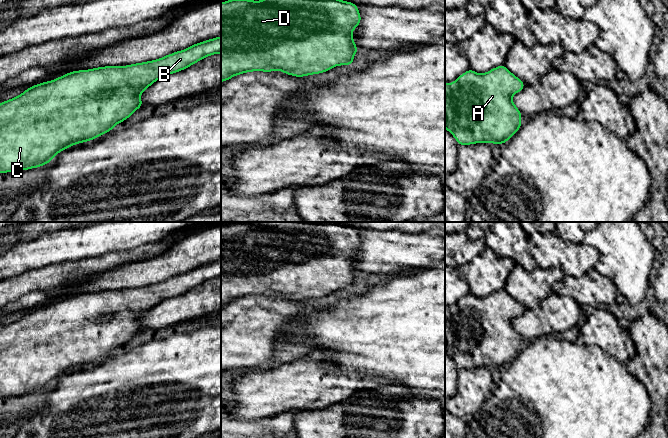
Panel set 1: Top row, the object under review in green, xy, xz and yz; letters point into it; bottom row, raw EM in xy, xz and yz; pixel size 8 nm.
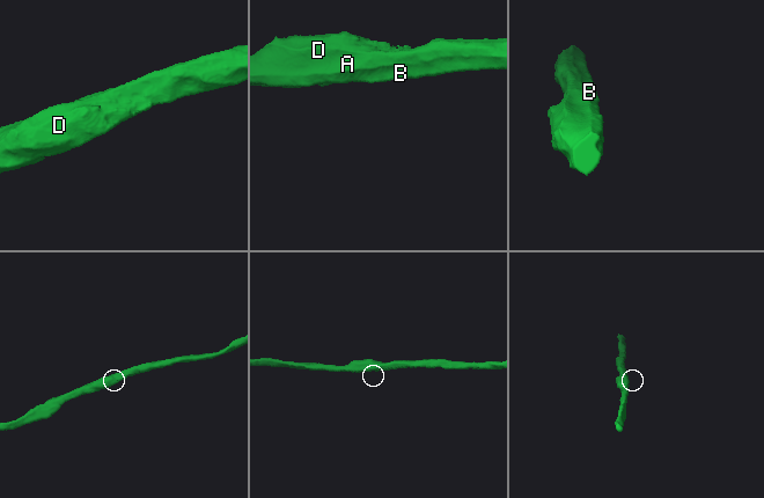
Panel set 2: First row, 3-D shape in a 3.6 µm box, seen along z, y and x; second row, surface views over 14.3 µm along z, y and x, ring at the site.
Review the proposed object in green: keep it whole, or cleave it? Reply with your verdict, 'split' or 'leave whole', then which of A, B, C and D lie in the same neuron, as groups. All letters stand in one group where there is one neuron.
leave whole; A B C D

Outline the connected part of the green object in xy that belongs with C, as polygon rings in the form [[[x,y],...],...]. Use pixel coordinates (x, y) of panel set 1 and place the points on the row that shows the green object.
[[[221,36],[153,61],[73,71],[52,81],[31,86],[19,96],[2,102],[0,173],[49,164],[59,152],[110,132],[115,125],[143,106],[140,95],[155,81],[182,71],[212,54],[221,54]]]

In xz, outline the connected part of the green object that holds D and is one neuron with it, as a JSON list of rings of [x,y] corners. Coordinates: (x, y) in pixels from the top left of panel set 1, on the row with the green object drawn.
[[[228,0],[221,3],[221,82],[233,76],[251,71],[271,72],[280,70],[285,74],[303,77],[329,71],[339,65],[353,65],[354,54],[360,51],[354,43],[352,31],[361,23],[359,7],[343,0]]]

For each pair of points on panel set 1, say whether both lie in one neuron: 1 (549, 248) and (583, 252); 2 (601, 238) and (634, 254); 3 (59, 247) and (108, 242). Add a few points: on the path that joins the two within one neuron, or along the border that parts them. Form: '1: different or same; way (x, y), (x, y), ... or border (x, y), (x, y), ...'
1: same; way (557, 252), (575, 252)
2: same; way (609, 239), (615, 239), (626, 250)
3: same; way (71, 246), (81, 246), (85, 242), (96, 242)

